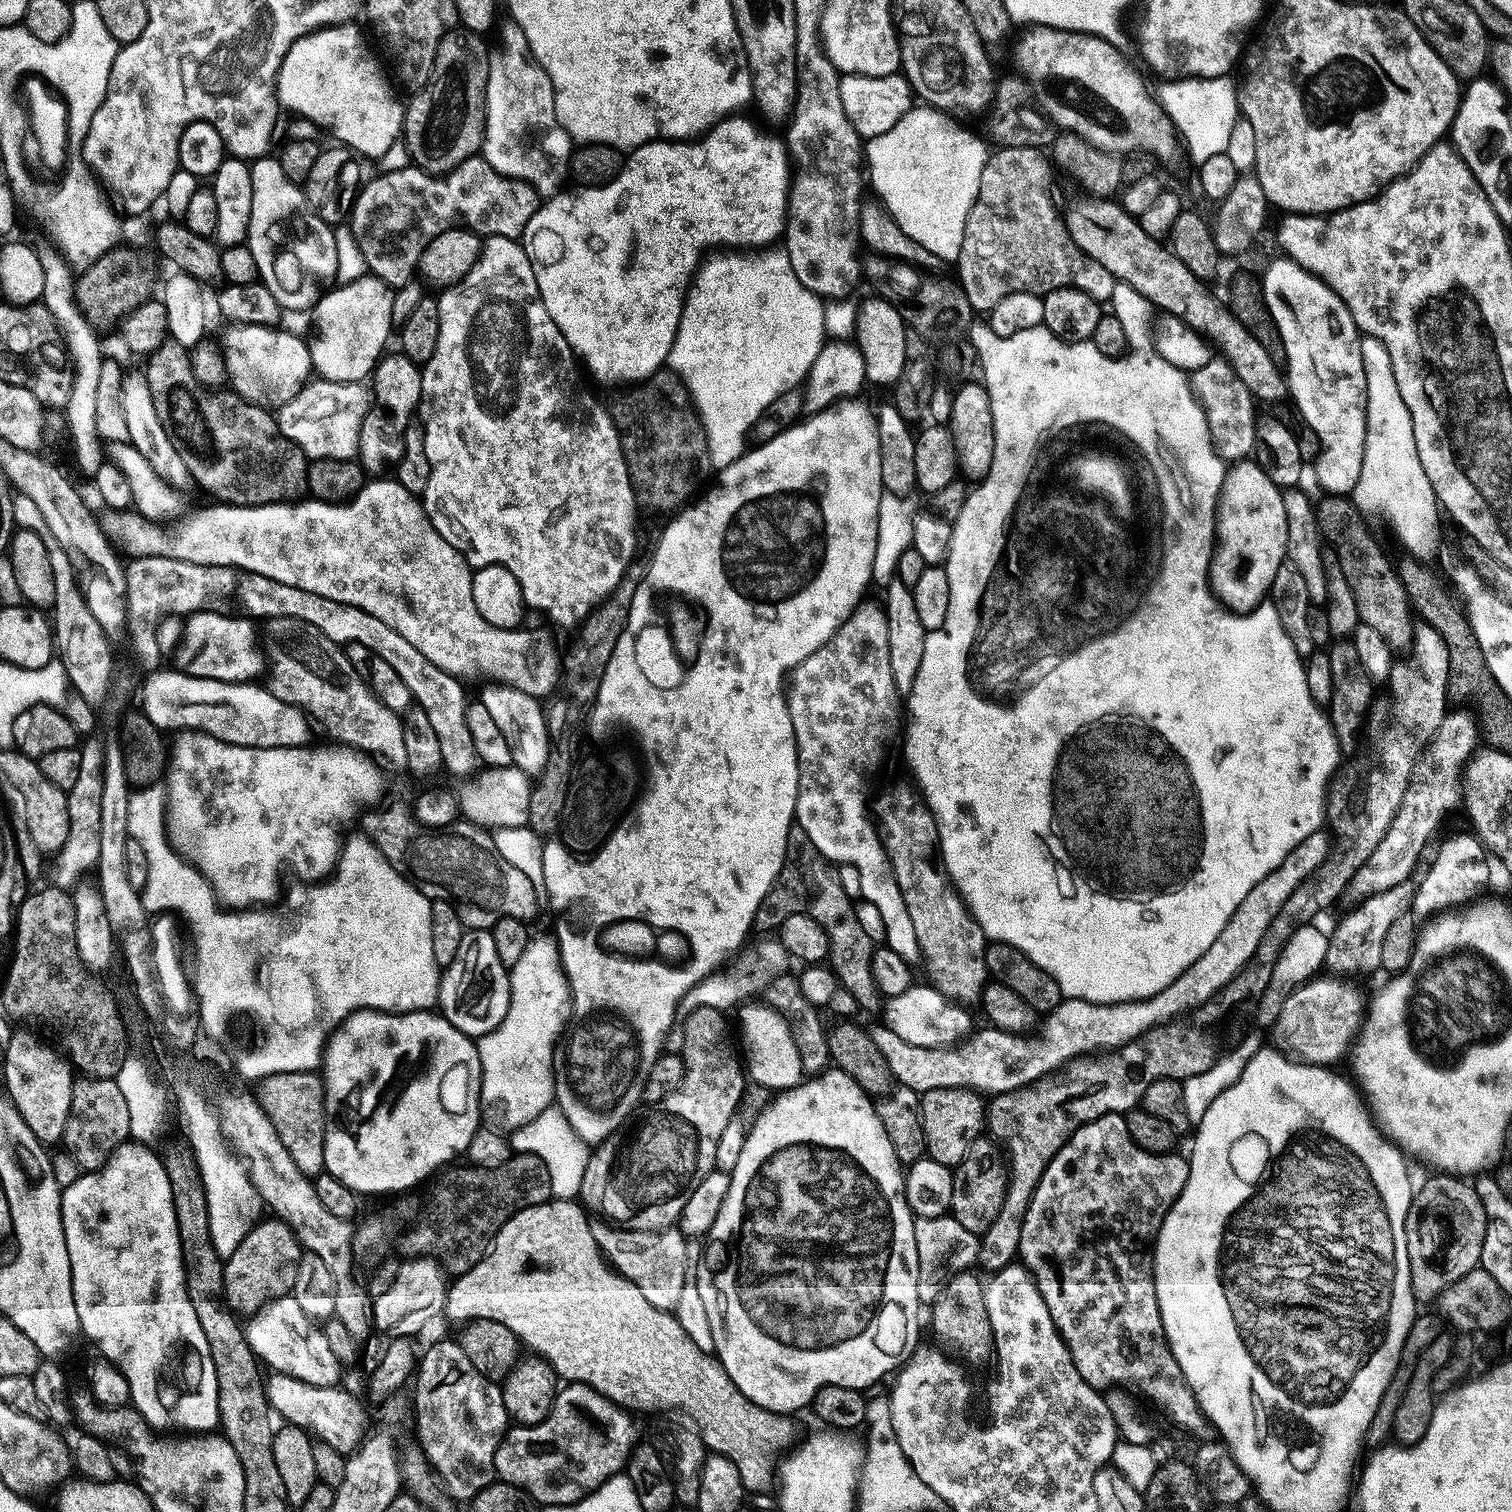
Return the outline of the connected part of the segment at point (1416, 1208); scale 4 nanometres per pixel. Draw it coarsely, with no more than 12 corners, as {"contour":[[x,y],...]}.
{"contour":[[1432,1174],[1406,1214],[1412,1293],[1439,1301],[1479,1265],[1476,1189]]}

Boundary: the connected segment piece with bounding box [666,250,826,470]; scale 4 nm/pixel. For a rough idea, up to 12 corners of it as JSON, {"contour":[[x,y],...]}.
{"contour":[[787,252],[716,254],[666,361],[712,467],[740,418],[803,385],[825,301]]}

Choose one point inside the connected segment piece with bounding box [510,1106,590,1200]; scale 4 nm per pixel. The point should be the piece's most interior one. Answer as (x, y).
(548, 1137)

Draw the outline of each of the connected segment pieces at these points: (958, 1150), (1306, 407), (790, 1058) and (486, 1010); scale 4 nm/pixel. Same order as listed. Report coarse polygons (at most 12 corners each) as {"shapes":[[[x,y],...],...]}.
{"shapes":[[[955,1088],[920,1093],[927,1159],[962,1164],[986,1104]],[[1279,258],[1264,301],[1290,400],[1320,443],[1316,480],[1360,481],[1361,331],[1316,276]],[[767,1004],[738,1009],[742,1058],[760,1086],[803,1081],[789,1026]],[[465,931],[439,1011],[486,1035],[506,1018],[509,969],[491,931]]]}

